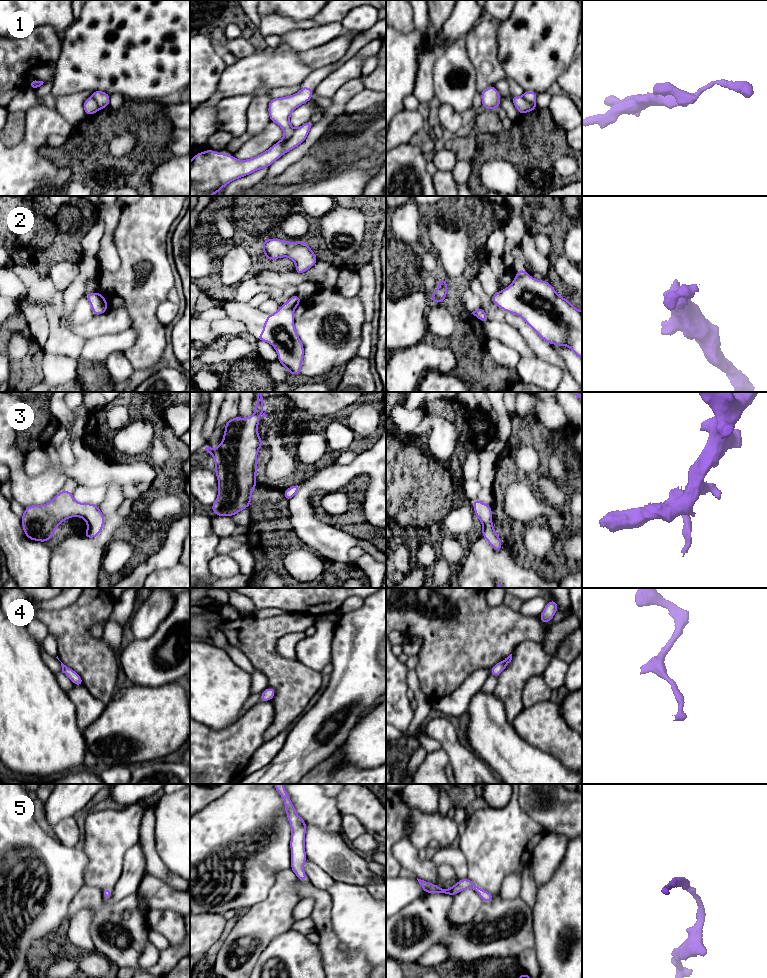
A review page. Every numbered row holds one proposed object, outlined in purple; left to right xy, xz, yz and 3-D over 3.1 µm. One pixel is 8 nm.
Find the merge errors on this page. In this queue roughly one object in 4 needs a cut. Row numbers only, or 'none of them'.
1

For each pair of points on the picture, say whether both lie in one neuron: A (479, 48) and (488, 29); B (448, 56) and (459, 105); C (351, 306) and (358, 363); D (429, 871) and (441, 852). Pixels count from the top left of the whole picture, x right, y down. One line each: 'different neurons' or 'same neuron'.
A: same neuron
B: same neuron
C: different neurons
D: different neurons

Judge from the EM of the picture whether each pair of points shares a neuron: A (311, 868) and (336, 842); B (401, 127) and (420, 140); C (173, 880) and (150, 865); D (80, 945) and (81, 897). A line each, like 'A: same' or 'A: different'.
A: different
B: different
C: same
D: different

